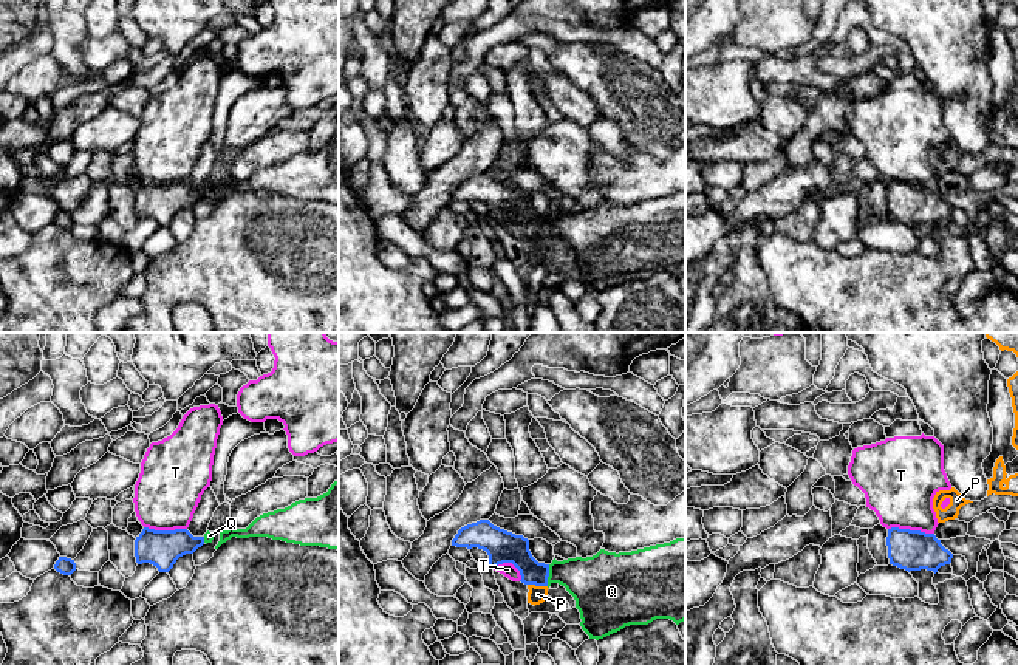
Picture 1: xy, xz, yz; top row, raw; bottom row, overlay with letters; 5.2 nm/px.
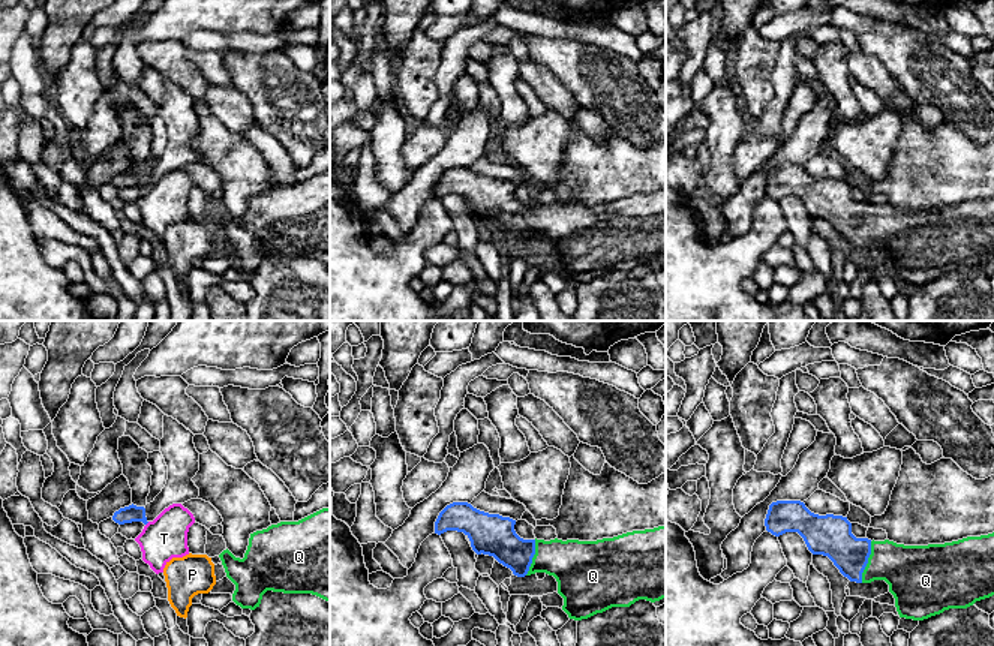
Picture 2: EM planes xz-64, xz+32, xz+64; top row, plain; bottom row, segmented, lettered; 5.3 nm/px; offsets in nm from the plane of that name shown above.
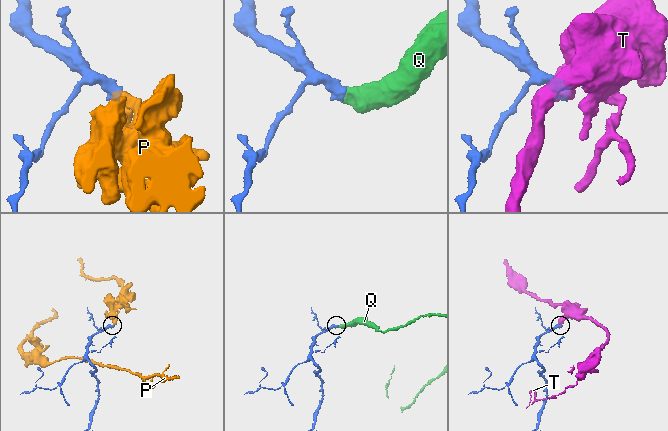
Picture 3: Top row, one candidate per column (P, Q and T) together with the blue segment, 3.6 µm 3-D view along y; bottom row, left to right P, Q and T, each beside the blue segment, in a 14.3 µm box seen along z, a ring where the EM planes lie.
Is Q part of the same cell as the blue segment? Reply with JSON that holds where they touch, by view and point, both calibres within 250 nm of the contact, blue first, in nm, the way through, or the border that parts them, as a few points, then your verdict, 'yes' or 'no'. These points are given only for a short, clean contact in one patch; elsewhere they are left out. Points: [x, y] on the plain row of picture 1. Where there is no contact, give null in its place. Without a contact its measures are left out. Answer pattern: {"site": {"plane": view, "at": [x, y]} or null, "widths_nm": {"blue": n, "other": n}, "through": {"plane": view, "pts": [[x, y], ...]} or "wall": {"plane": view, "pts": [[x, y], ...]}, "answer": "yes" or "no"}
{"site": {"plane": "xz", "at": [548, 229]}, "widths_nm": {"blue": 160, "other": 280}, "through": {"plane": "xz", "pts": [[509, 201], [537, 228], [548, 229], [580, 229], [594, 235]]}, "answer": "yes"}

